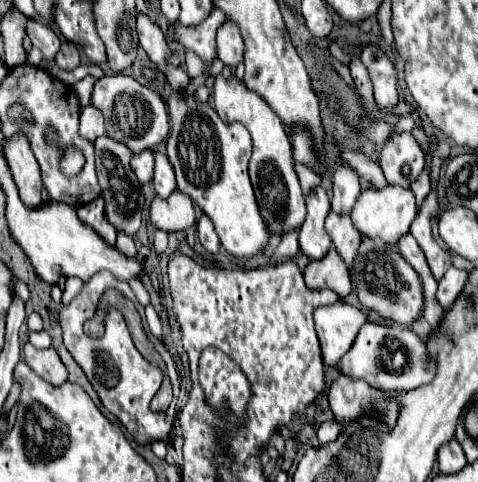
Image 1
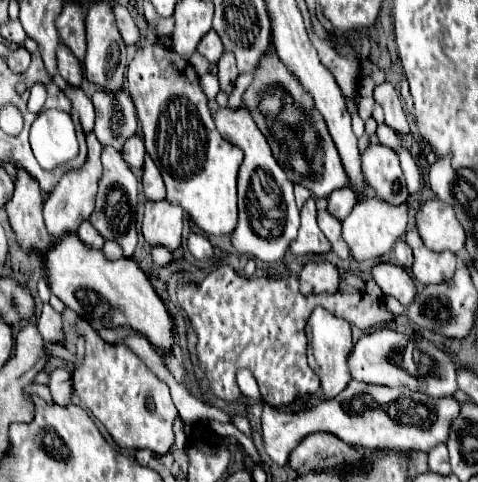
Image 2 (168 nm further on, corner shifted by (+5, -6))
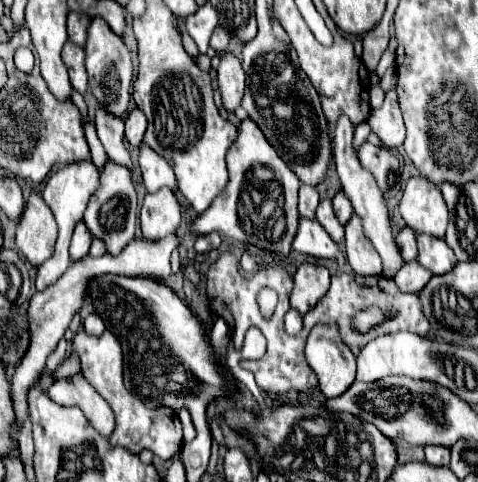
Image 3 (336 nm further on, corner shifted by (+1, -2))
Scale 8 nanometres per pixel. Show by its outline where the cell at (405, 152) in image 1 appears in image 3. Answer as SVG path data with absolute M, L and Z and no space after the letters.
M368 141L358 147L356 155L358 155L360 165L374 175L382 193L386 193L390 189L390 179L388 179L390 173L392 173L392 177L400 175L400 163L398 163L396 155L392 155L388 149L376 147Z

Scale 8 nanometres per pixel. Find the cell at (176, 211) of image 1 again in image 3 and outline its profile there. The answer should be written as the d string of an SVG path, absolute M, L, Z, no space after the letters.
M162 187L156 193L144 197L140 209L140 229L142 237L148 241L158 241L166 235L176 233L180 227L180 203L176 195Z

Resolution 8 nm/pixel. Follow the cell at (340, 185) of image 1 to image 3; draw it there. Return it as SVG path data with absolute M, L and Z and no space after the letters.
M340 191L340 193L336 193L336 197L332 199L332 203L334 203L334 213L336 213L338 221L344 225L352 217L352 213L354 213L350 199L346 199L346 195Z

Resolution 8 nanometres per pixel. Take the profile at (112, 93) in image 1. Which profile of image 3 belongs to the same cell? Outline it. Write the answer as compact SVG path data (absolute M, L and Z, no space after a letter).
M98 107L94 125L96 125L96 131L98 131L100 143L104 145L106 153L108 153L108 159L116 165L132 169L128 149L124 147L124 119L106 115L106 111L102 111Z

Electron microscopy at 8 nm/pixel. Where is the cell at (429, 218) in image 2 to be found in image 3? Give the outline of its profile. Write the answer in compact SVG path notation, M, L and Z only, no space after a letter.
M410 177L398 209L408 227L418 233L444 237L448 225L448 209L442 199L442 193L424 177Z

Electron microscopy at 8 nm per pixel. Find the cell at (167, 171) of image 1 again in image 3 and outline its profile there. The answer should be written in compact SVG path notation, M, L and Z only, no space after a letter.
M140 143L140 171L142 171L142 181L146 191L158 191L160 187L168 187L176 191L176 177L166 159L152 151L146 143Z

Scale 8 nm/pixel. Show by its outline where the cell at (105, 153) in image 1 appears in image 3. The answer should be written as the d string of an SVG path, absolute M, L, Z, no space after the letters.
M106 163L106 167L100 171L100 189L96 189L96 193L90 197L82 221L92 237L104 241L106 251L110 251L110 253L122 251L122 247L130 239L134 239L136 191L134 191L134 183L132 183L132 173L128 169L122 169L116 163Z

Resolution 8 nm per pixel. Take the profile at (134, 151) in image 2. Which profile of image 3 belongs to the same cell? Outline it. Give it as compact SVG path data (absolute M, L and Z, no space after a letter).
M134 107L126 117L126 139L134 147L138 147L144 139L144 131L146 131L146 115L138 107Z

